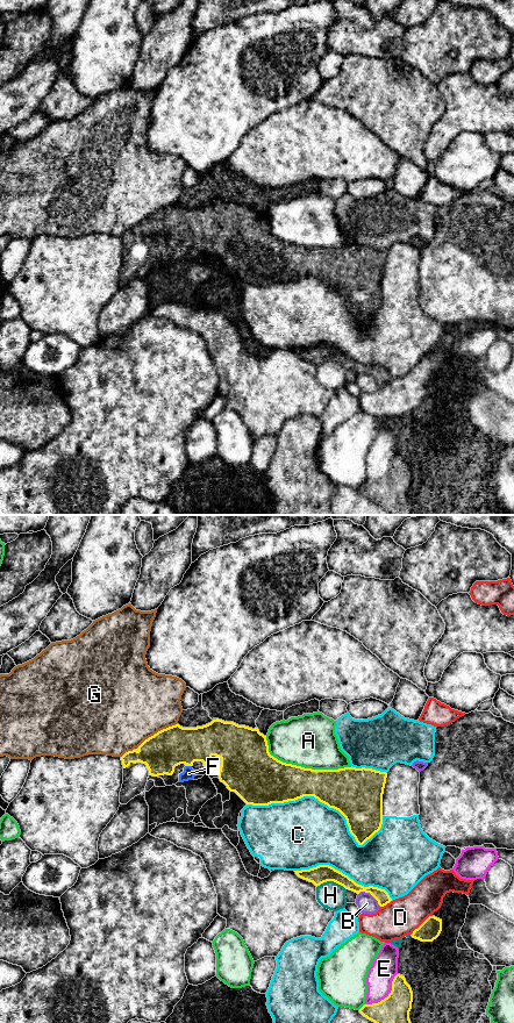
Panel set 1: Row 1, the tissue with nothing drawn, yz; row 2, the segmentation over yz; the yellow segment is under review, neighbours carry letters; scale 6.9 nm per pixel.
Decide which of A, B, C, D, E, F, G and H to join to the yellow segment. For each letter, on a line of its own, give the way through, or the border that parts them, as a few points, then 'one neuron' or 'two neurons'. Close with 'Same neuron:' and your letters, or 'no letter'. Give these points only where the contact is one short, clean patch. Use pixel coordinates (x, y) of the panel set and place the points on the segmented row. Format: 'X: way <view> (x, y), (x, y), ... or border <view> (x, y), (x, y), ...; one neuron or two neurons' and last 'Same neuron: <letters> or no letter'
A: two neurons
B: two neurons
C: two neurons
D: two neurons
E: two neurons
F: way yz (169, 748), (173, 748), (190, 765), (188, 773); one neuron
G: two neurons
H: two neurons
Same neuron: F

